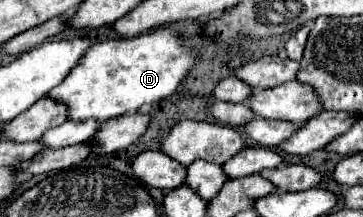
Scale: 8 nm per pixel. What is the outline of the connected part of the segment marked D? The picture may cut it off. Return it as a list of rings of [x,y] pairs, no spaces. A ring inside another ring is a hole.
[[[157,29],[155,33],[143,33],[133,39],[111,39],[91,45],[81,57],[81,63],[47,97],[65,105],[67,119],[71,121],[97,119],[103,123],[175,93],[193,63],[193,51],[171,29]]]

